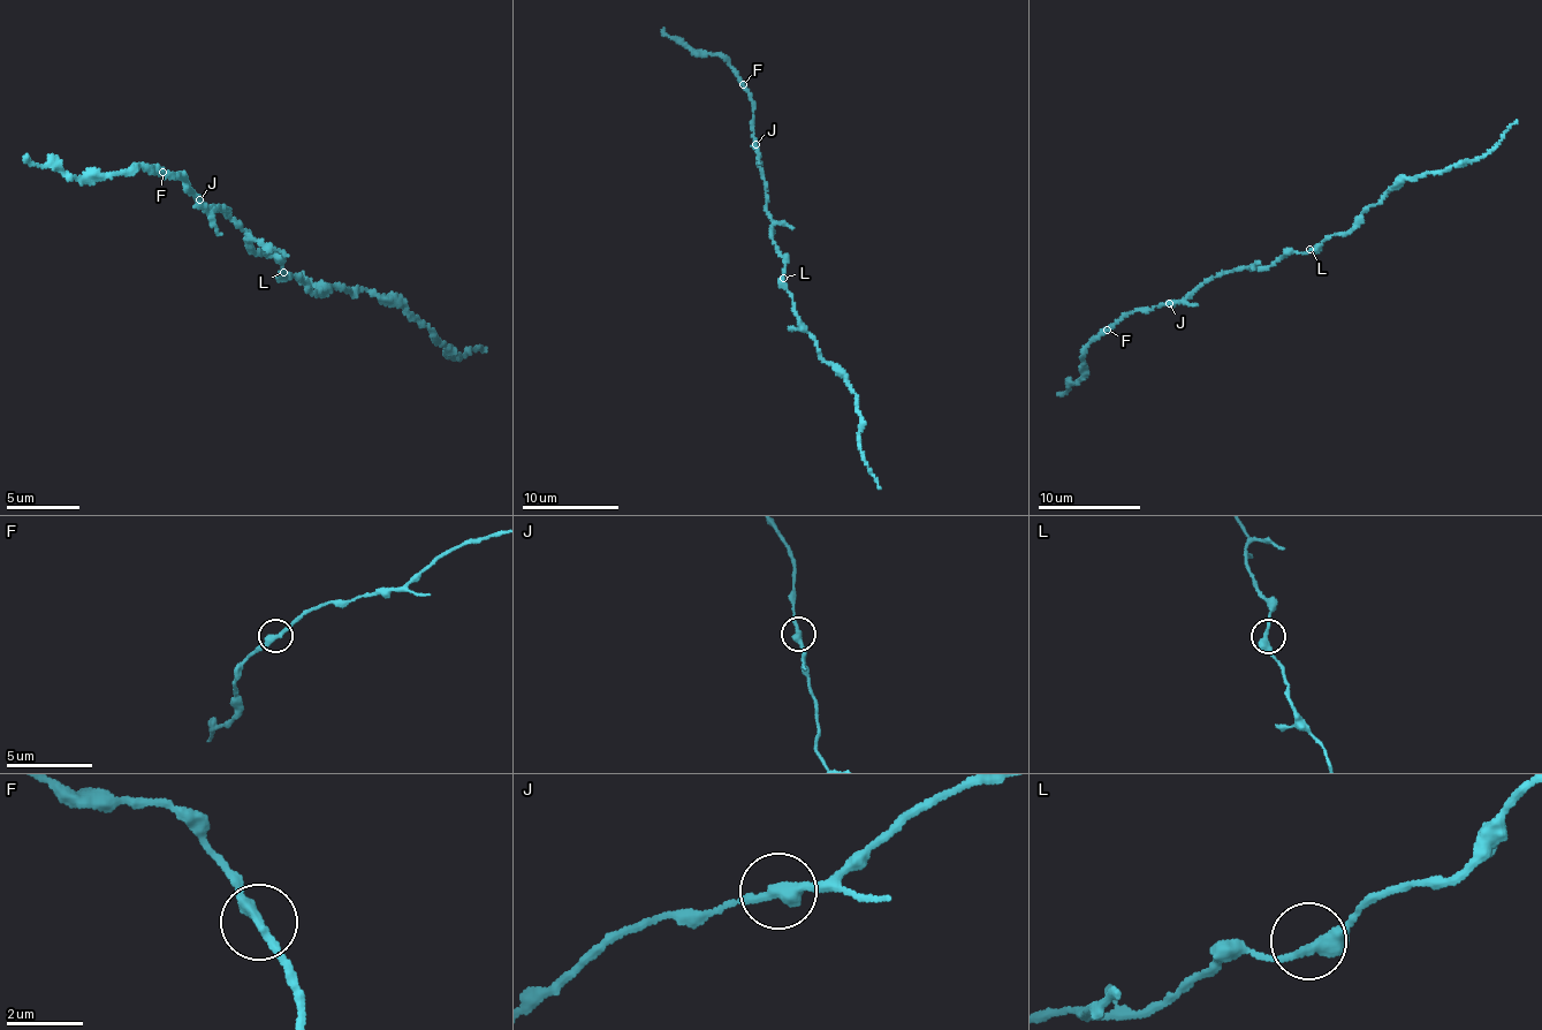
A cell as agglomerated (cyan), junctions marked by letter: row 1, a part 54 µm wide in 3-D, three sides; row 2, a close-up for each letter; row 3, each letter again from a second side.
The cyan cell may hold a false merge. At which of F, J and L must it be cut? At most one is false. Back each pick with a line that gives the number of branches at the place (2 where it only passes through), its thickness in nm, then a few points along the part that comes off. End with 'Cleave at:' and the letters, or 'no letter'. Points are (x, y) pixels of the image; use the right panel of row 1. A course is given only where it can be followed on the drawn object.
F: Branches: 2. Thickness 280 nm. Course of the part to remove: (1107, 330), (1092, 339), (1083, 358), (1086, 370), (1075, 384), (1057, 393)
Cleave at: F

